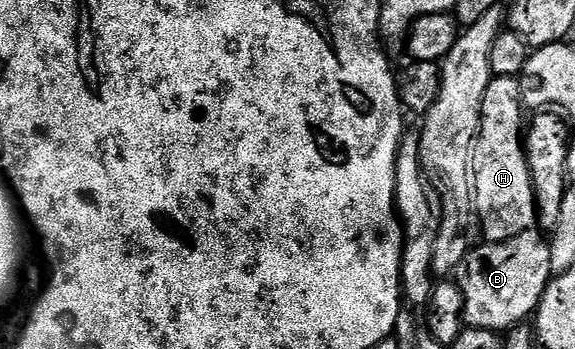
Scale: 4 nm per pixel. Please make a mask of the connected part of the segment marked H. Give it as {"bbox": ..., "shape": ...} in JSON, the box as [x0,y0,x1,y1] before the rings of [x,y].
{"bbox":[472,76,538,243],"shape":[[[493,76],[492,82],[486,87],[486,95],[482,103],[482,115],[480,116],[480,135],[476,139],[476,144],[472,151],[472,187],[474,190],[474,213],[480,216],[480,229],[484,232],[483,240],[491,243],[493,241],[508,241],[512,237],[517,237],[519,233],[524,233],[537,224],[538,214],[536,211],[536,193],[532,189],[532,176],[528,170],[528,156],[524,153],[524,144],[522,134],[526,129],[526,117],[524,121],[525,106],[520,99],[520,83],[514,77]]]}

